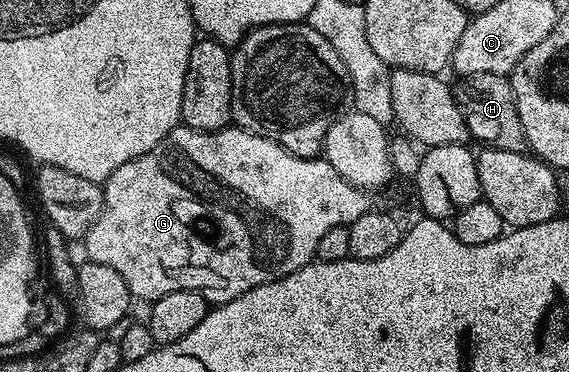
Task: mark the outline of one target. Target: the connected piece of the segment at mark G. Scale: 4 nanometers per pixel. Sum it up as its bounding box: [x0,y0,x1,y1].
[83,126,370,305]

